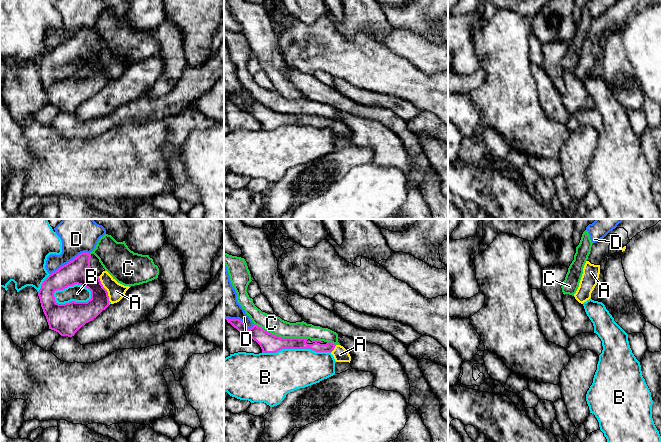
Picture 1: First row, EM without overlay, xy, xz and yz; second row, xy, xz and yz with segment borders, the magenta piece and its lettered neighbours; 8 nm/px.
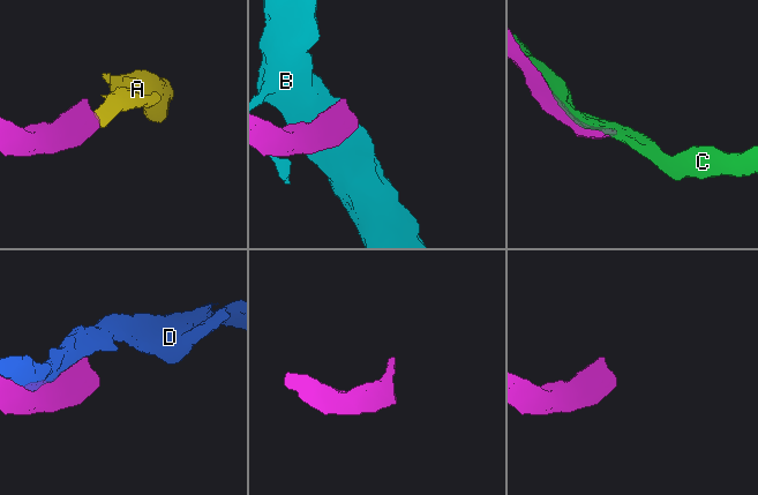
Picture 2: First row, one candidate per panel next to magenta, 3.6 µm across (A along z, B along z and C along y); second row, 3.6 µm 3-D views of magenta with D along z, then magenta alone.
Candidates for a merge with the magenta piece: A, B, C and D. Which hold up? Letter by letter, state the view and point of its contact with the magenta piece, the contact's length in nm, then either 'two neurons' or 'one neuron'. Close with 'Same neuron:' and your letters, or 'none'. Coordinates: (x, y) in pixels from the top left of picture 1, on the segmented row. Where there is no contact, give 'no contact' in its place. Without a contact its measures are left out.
A: xy (105, 289) | 220 nm | one neuron
B: xy (70, 285) | 320 nm | two neurons
C: xz (280, 337) | 460 nm | two neurons
D: xy (70, 261) | 360 nm | two neurons
Same neuron: A

